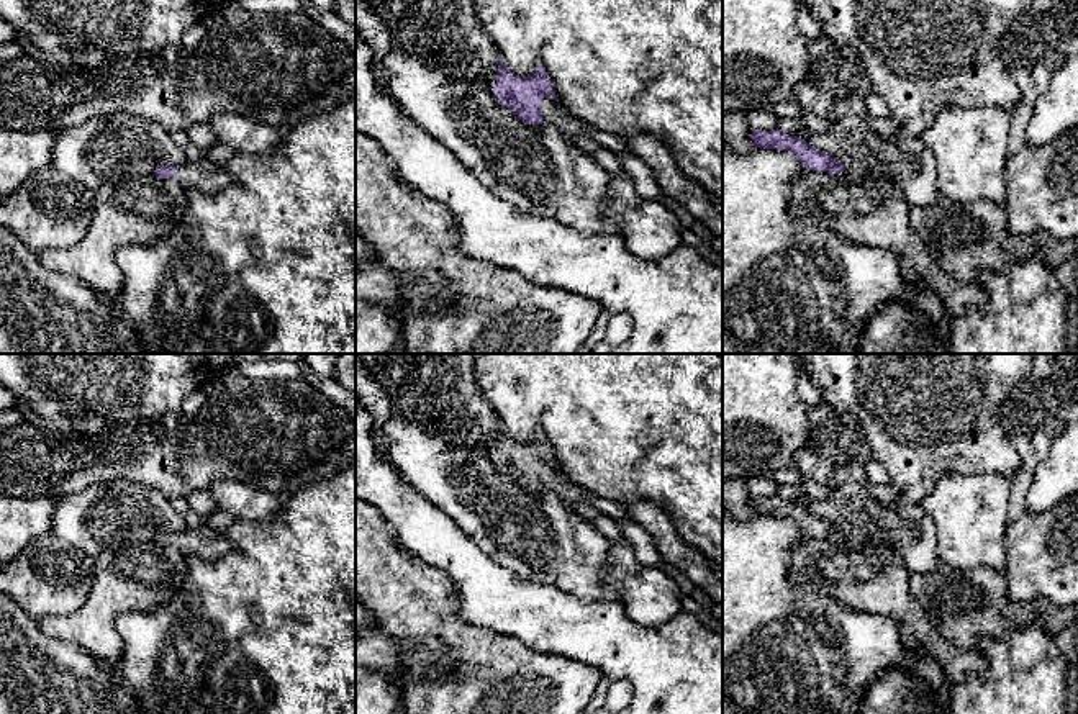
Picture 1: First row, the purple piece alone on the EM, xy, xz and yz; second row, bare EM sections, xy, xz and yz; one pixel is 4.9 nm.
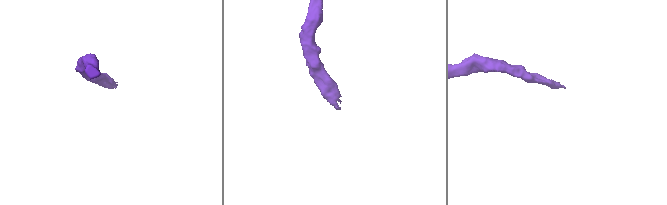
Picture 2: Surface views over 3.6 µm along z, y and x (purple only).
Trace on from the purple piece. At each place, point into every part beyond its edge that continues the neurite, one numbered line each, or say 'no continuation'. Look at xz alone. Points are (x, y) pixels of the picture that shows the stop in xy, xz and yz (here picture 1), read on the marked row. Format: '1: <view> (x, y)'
1: xz (556, 115)

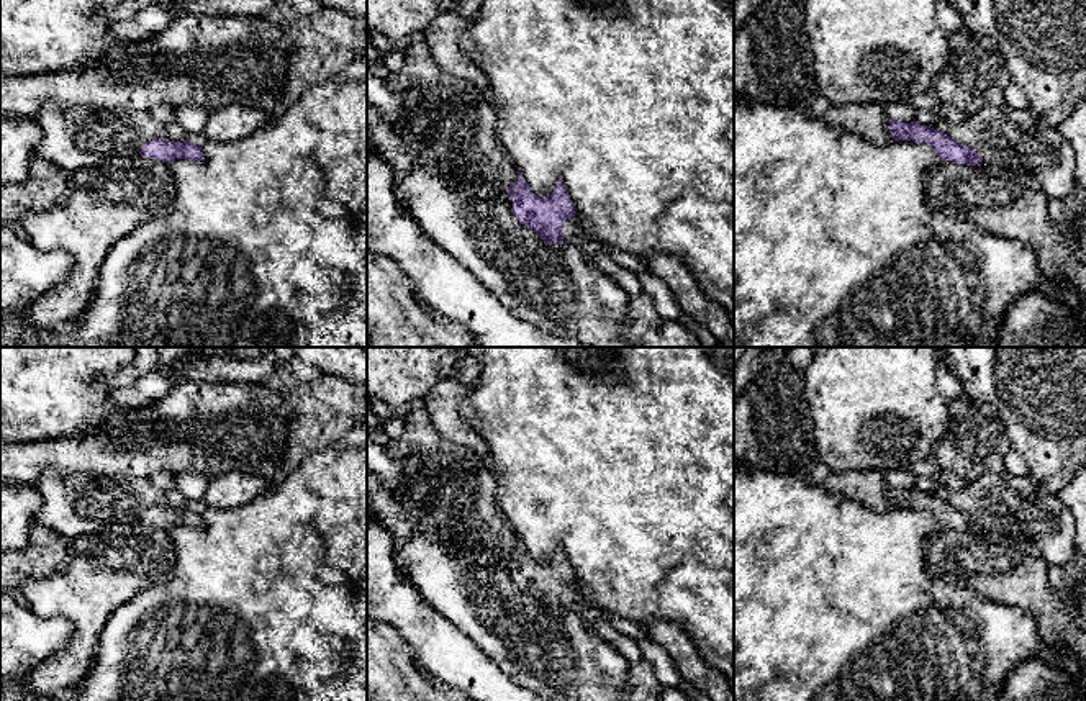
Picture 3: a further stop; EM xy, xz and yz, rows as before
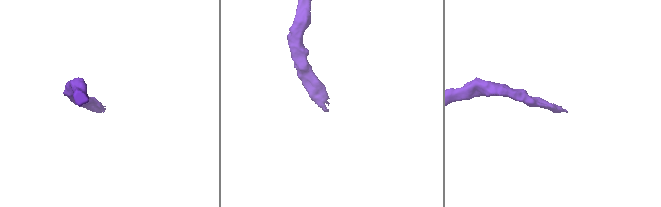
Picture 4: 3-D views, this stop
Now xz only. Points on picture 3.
1: xz (572, 233)

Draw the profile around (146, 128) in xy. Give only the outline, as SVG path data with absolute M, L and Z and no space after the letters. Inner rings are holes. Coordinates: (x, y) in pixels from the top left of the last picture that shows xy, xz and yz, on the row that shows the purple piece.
M48 103L36 120L43 139L33 156L66 172L134 157L152 139L167 139L149 113L108 111L102 106L59 108Z

